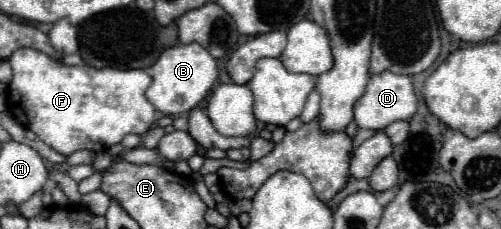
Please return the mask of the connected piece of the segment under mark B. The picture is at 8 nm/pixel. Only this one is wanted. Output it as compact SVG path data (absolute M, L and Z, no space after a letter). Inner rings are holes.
M178 44L178 46L166 48L160 54L156 64L150 68L150 74L152 74L152 84L146 90L146 98L162 114L180 116L196 108L206 98L206 94L210 92L210 88L218 78L218 68L216 68L216 60L200 44L186 44L186 46Z

